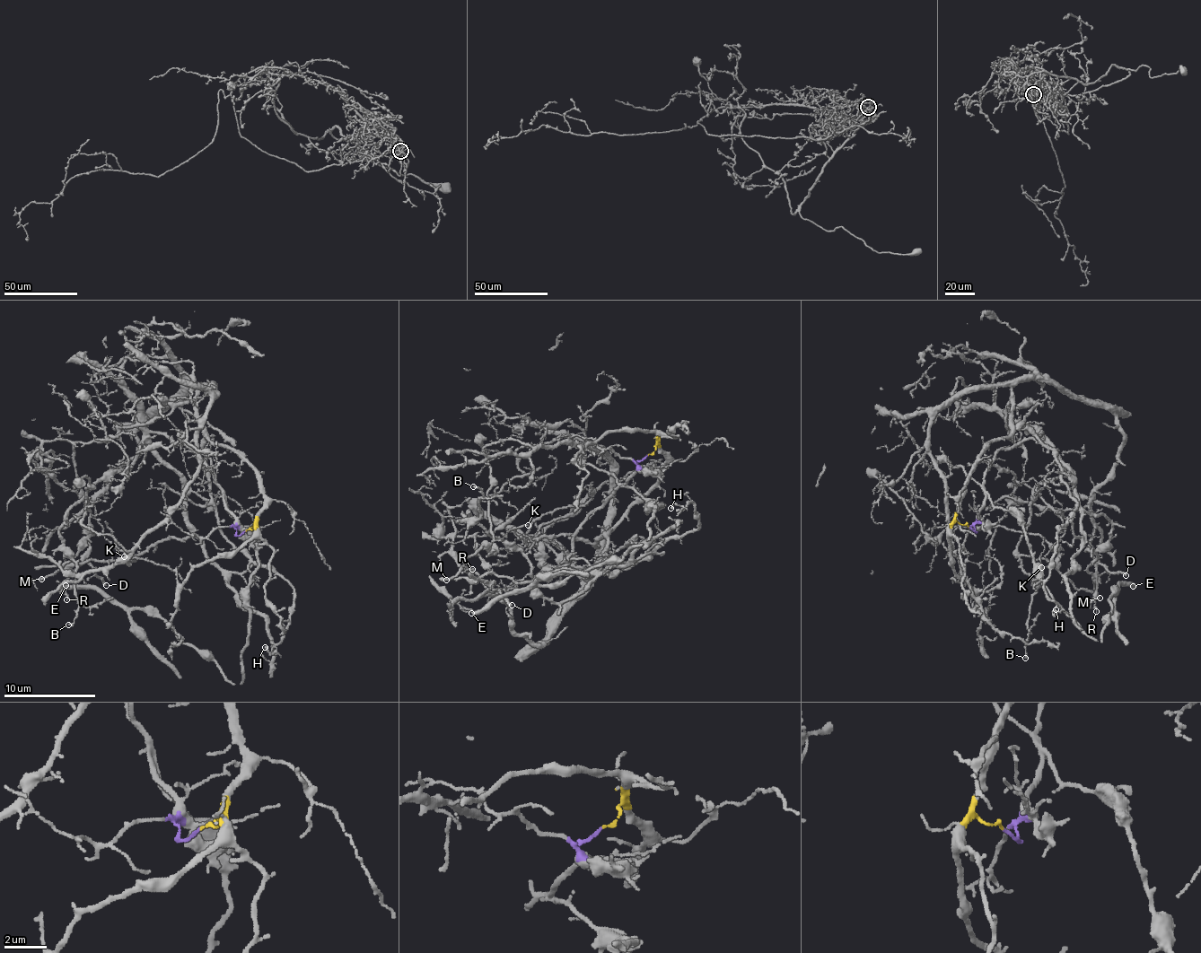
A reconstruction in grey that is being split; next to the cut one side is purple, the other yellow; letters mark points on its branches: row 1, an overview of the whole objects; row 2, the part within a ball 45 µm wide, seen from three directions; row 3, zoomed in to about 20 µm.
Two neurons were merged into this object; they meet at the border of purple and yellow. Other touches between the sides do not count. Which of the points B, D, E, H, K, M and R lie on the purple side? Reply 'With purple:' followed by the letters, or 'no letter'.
With purple: B, E, K, M

